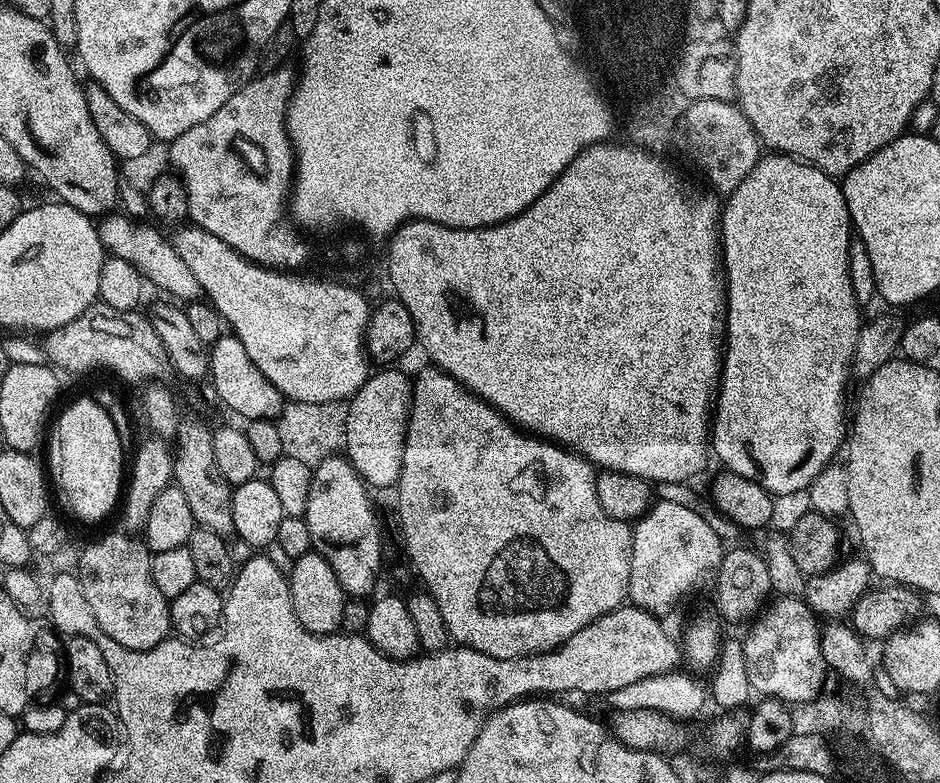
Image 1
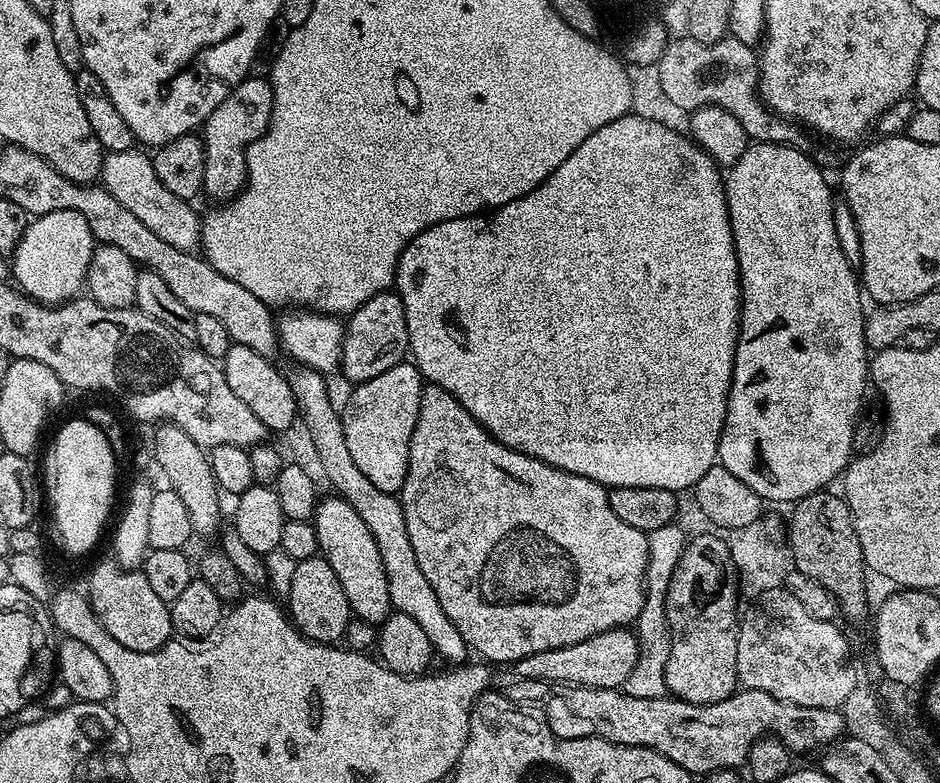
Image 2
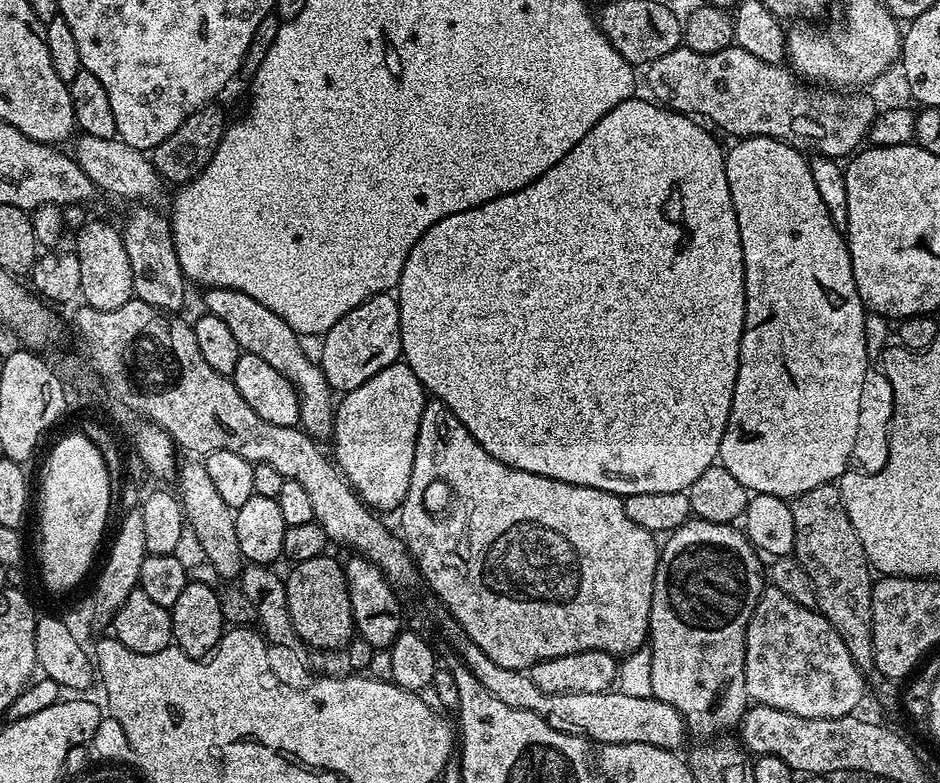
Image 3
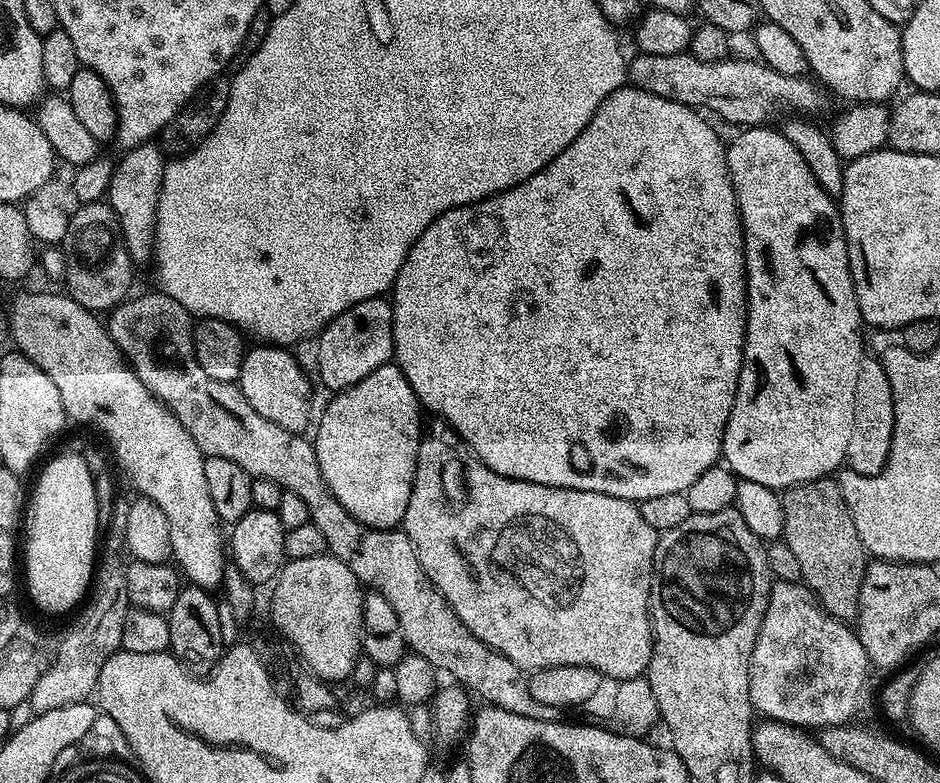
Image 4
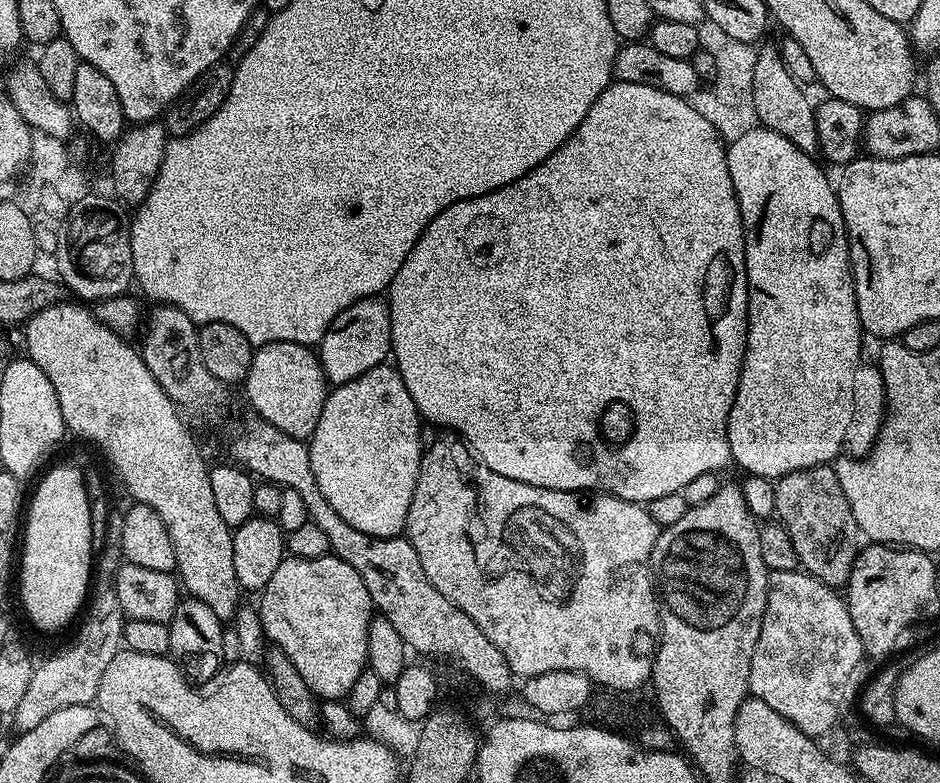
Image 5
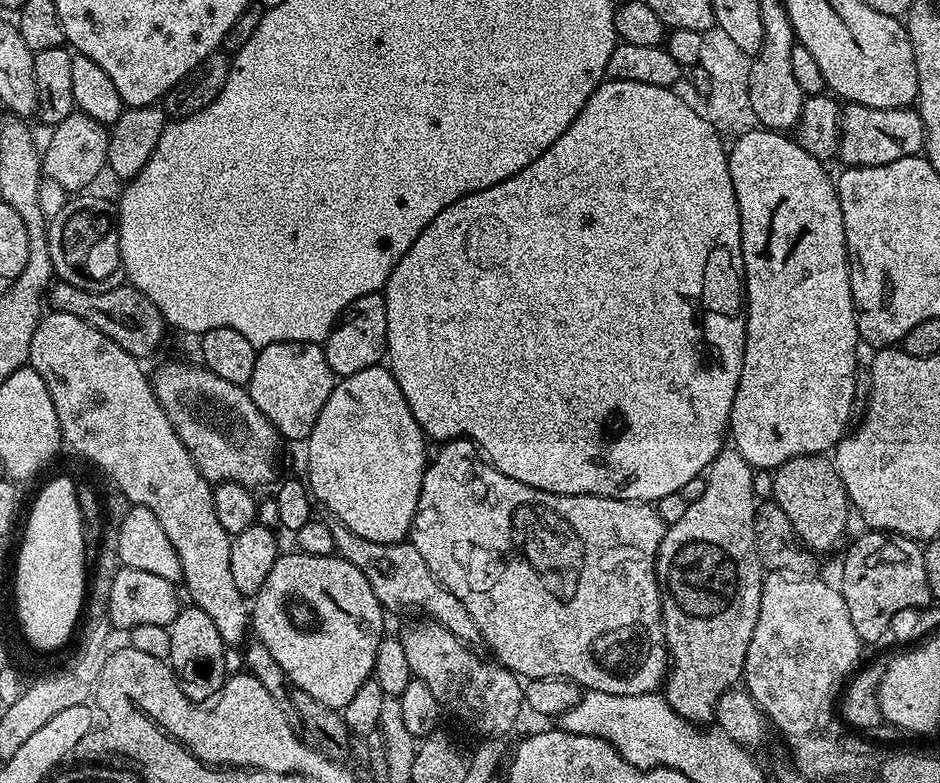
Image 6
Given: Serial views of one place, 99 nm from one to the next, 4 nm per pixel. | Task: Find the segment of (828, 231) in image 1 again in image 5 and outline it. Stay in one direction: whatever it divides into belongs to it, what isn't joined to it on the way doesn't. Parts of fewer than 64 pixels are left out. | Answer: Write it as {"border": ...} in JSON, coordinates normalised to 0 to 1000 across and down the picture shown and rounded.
{"border":[[[812,161],[800,163],[789,176],[773,185],[774,216],[781,232],[785,263],[791,285],[791,328],[794,330],[794,355],[796,356],[796,441],[791,448],[791,466],[787,474],[785,498],[781,519],[774,535],[774,568],[779,587],[797,608],[813,608],[824,614],[831,608],[865,598],[871,593],[884,594],[895,581],[896,556],[902,542],[905,525],[906,470],[911,460],[911,442],[917,437],[915,402],[911,390],[911,372],[906,359],[906,336],[902,328],[902,300],[898,292],[898,280],[894,267],[890,241],[881,231],[881,225],[864,206],[859,194],[849,192],[840,176],[823,171],[823,166]]]}

